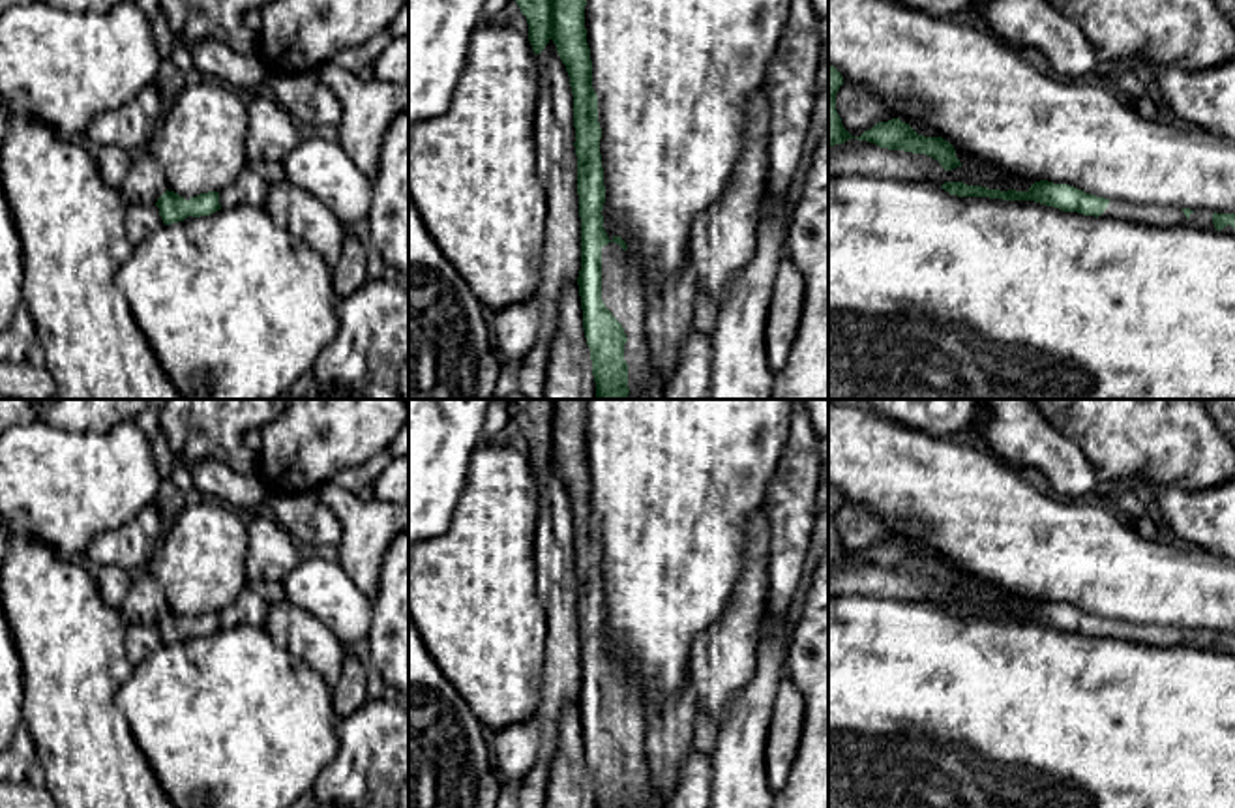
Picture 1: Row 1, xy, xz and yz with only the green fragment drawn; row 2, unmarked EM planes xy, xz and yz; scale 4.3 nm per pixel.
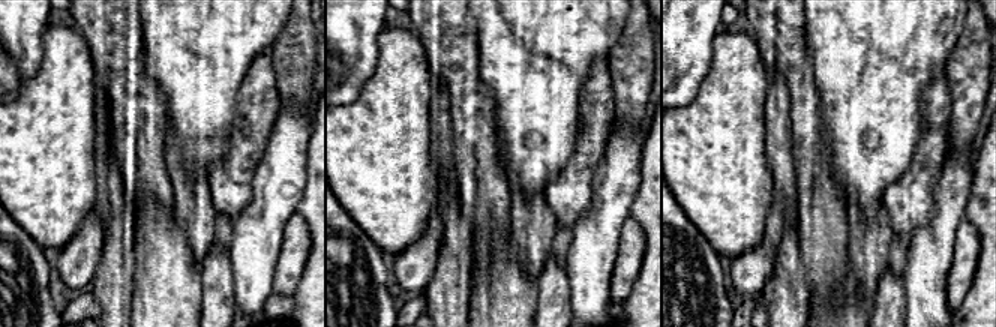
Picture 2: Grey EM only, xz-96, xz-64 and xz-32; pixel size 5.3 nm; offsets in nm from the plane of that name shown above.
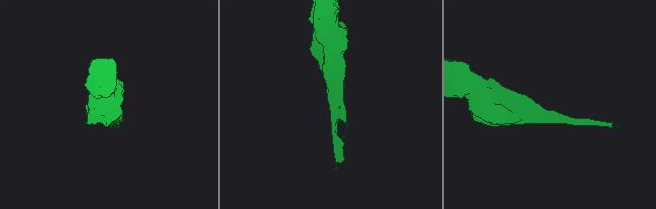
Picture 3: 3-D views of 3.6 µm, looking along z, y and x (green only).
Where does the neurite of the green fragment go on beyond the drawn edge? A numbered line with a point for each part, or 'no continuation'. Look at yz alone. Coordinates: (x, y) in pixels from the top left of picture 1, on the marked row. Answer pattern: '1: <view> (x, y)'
1: yz (1149, 214)

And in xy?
no continuation

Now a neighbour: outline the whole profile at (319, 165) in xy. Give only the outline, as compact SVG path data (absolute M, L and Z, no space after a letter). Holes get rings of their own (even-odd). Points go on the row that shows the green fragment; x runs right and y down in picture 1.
M302 139L283 161L285 178L328 206L349 231L367 219L375 180L365 176L337 141Z

